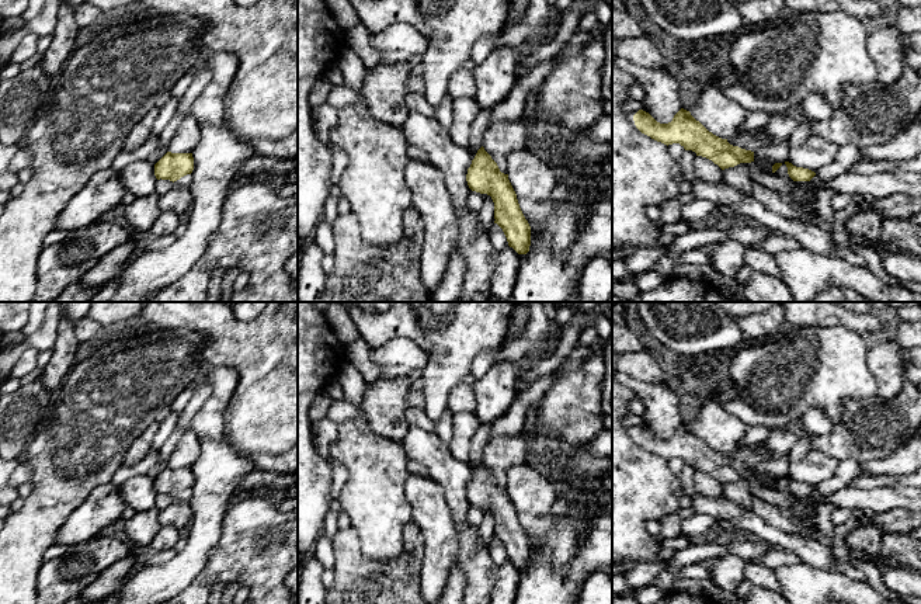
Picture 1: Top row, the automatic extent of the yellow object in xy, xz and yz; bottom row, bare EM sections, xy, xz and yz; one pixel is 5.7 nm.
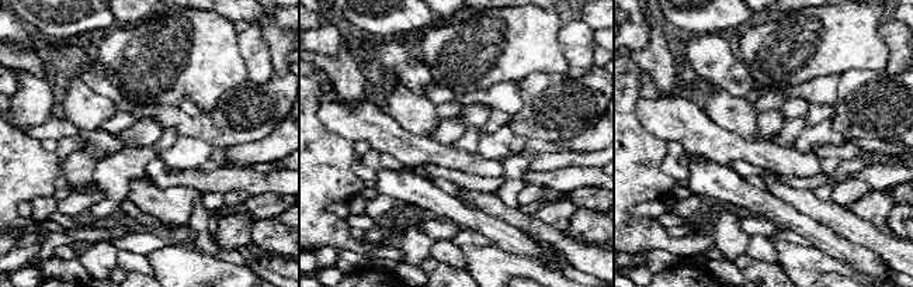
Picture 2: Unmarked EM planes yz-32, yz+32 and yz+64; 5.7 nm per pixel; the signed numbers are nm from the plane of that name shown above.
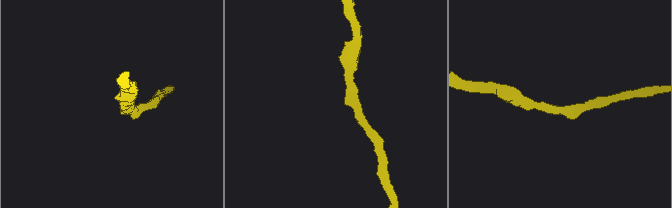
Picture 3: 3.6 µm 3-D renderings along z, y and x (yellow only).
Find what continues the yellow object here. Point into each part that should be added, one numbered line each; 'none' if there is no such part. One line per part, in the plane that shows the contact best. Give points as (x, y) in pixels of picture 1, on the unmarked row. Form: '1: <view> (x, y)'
none

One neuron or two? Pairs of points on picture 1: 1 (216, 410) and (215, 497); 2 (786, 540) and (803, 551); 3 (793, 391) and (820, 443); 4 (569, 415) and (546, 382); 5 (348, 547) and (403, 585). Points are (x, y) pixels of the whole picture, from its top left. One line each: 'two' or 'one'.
1: one
2: one
3: two
4: two
5: one

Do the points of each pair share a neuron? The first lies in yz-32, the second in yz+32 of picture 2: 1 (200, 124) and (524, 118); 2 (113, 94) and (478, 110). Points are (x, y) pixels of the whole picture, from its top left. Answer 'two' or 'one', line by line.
1: one
2: two

